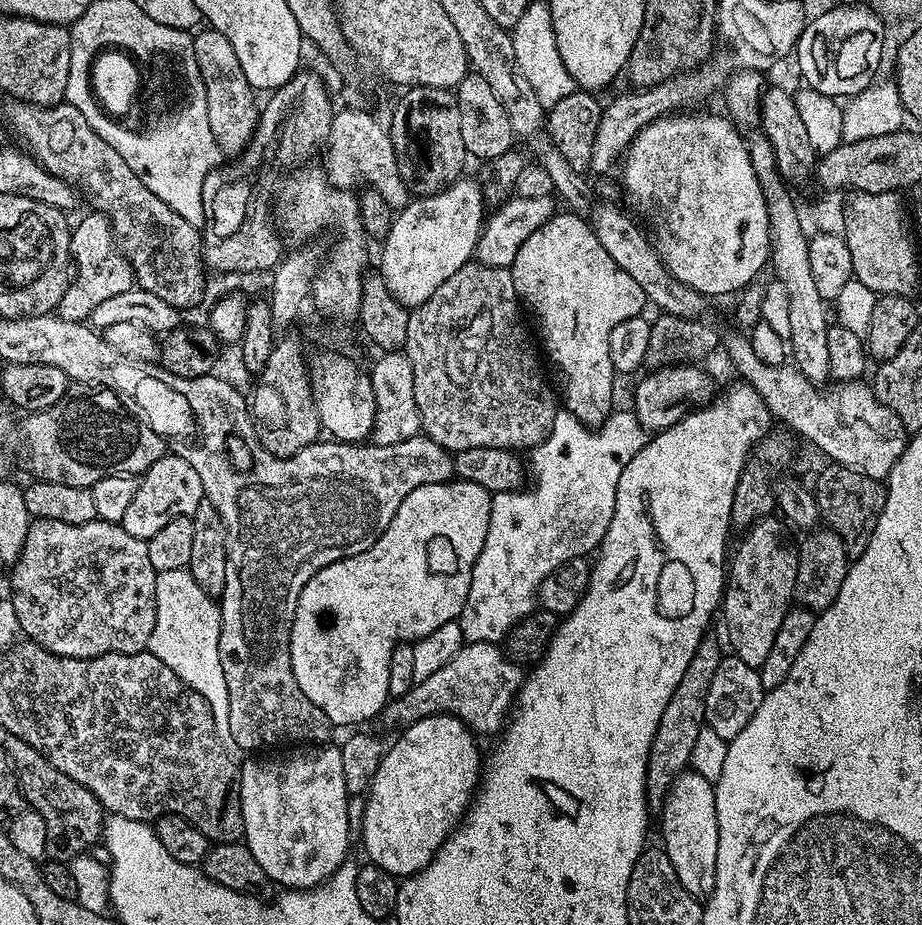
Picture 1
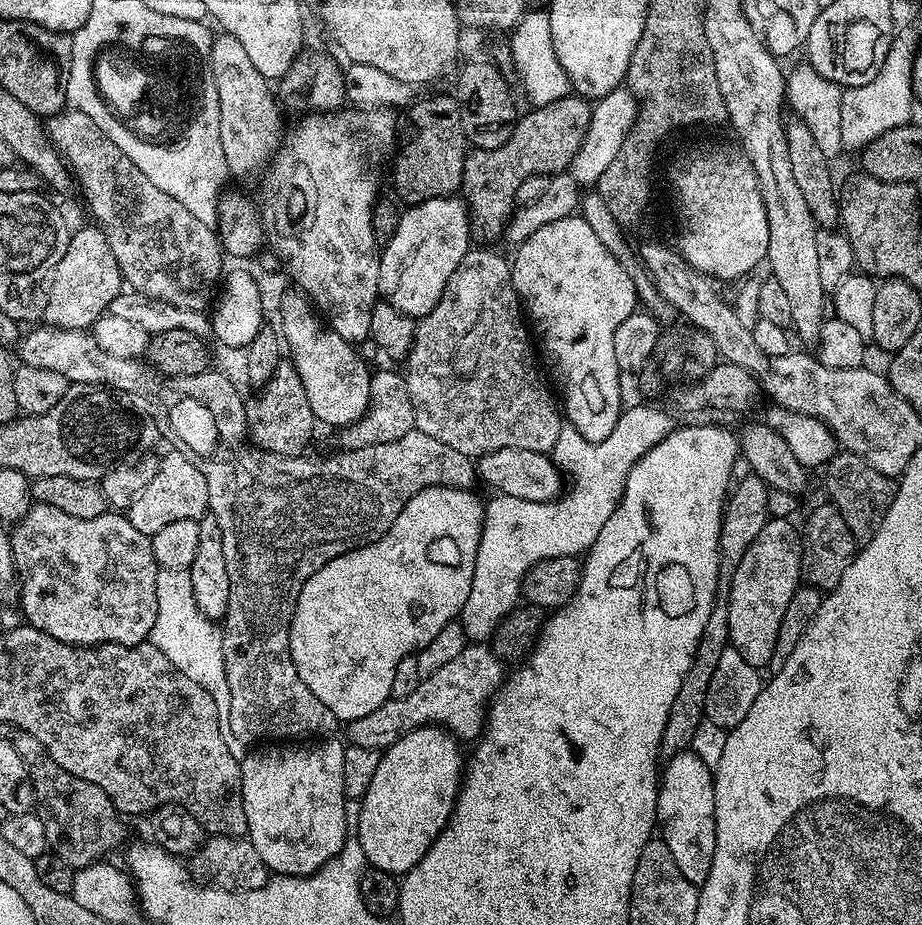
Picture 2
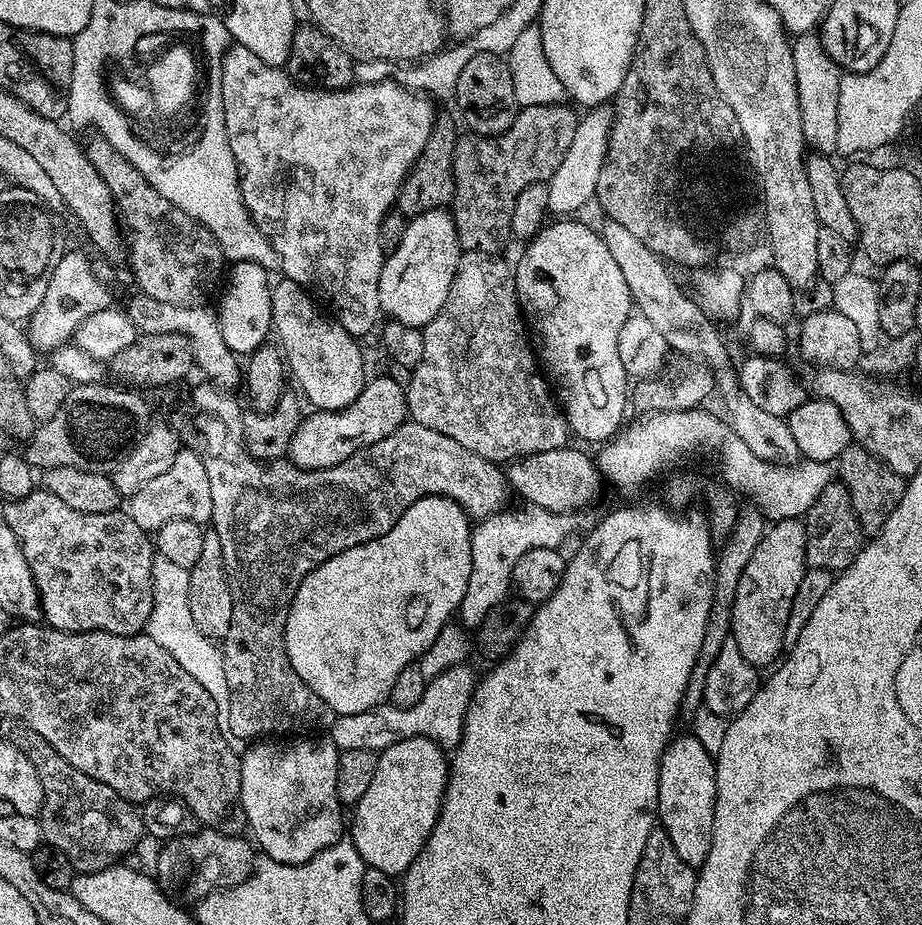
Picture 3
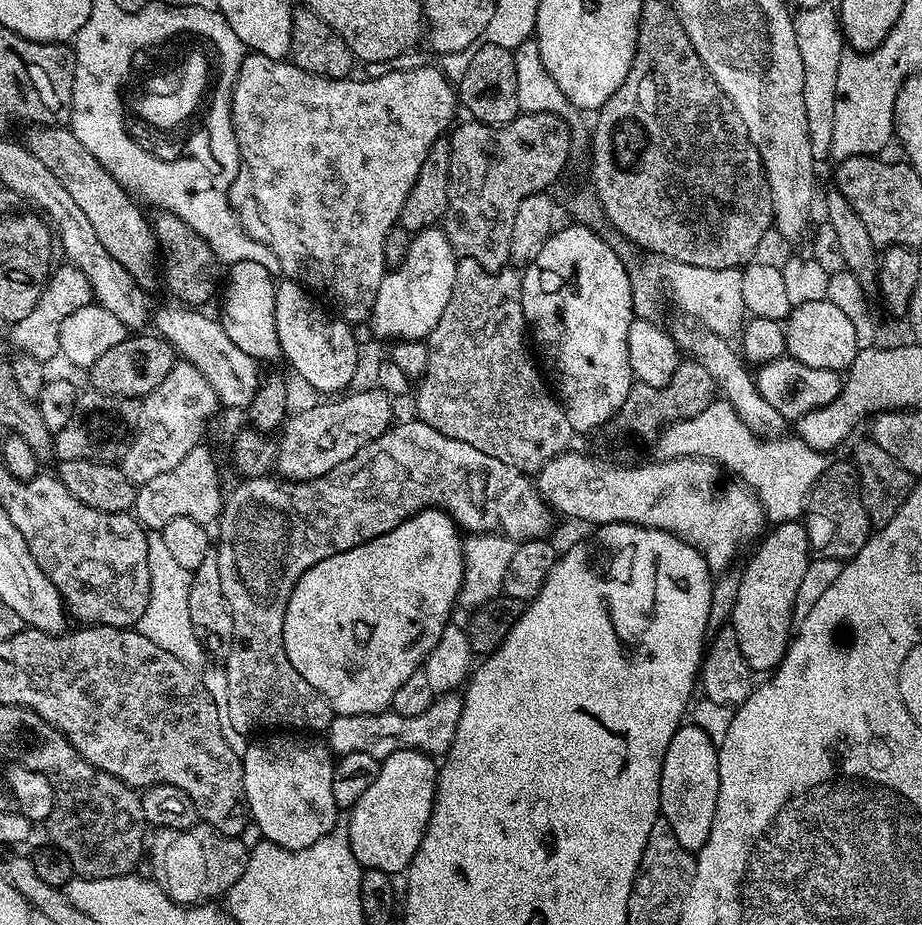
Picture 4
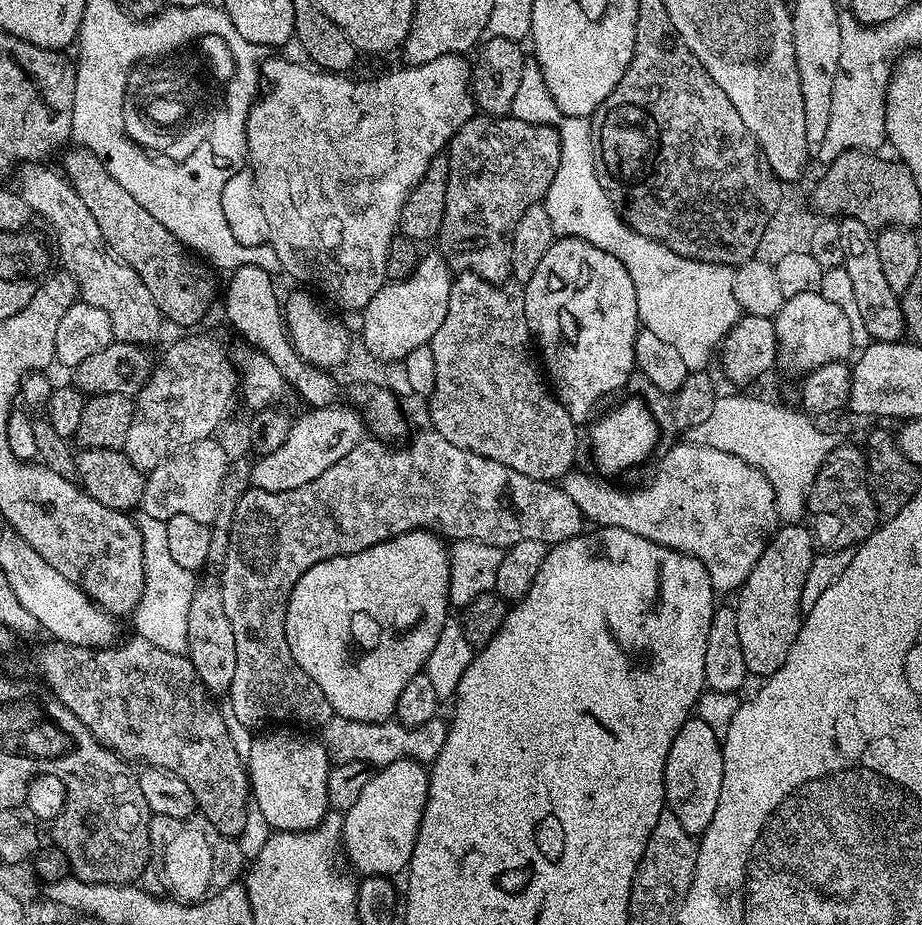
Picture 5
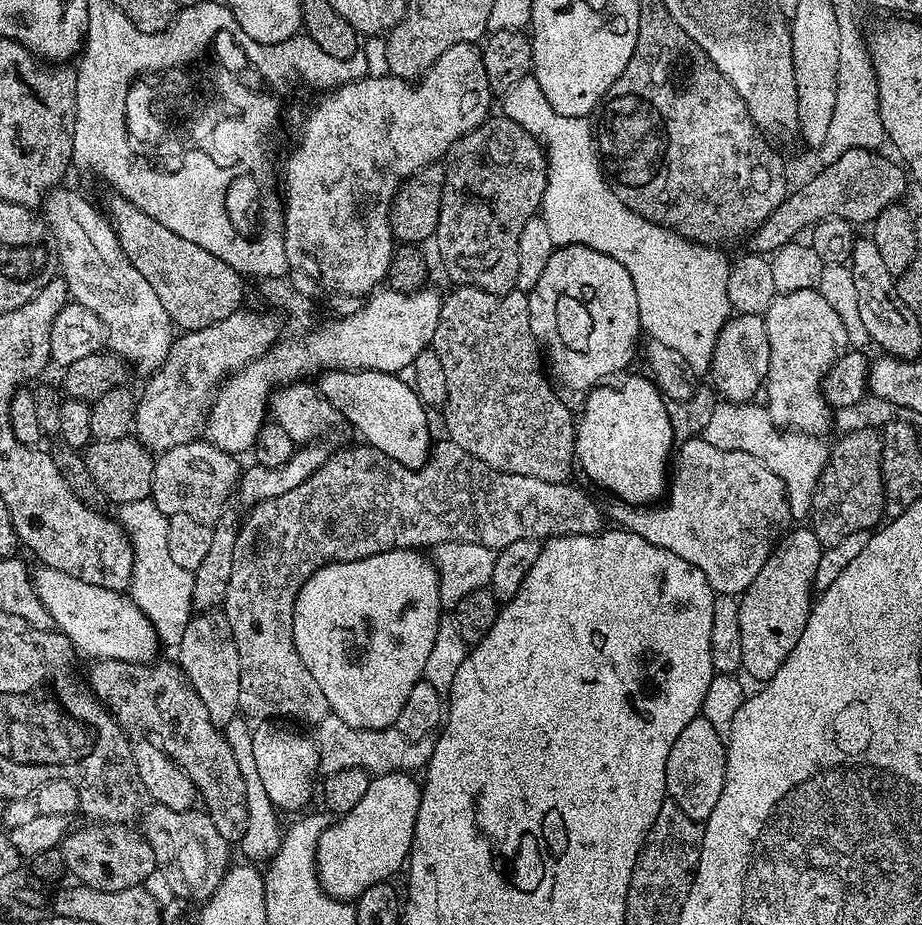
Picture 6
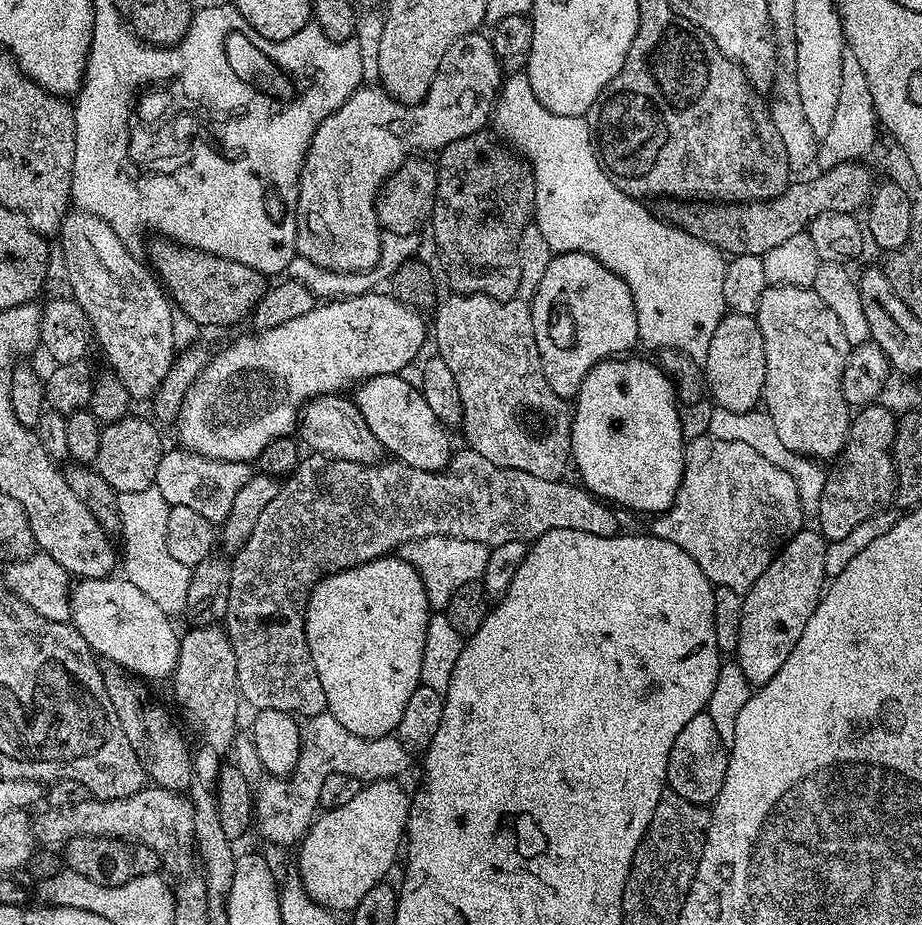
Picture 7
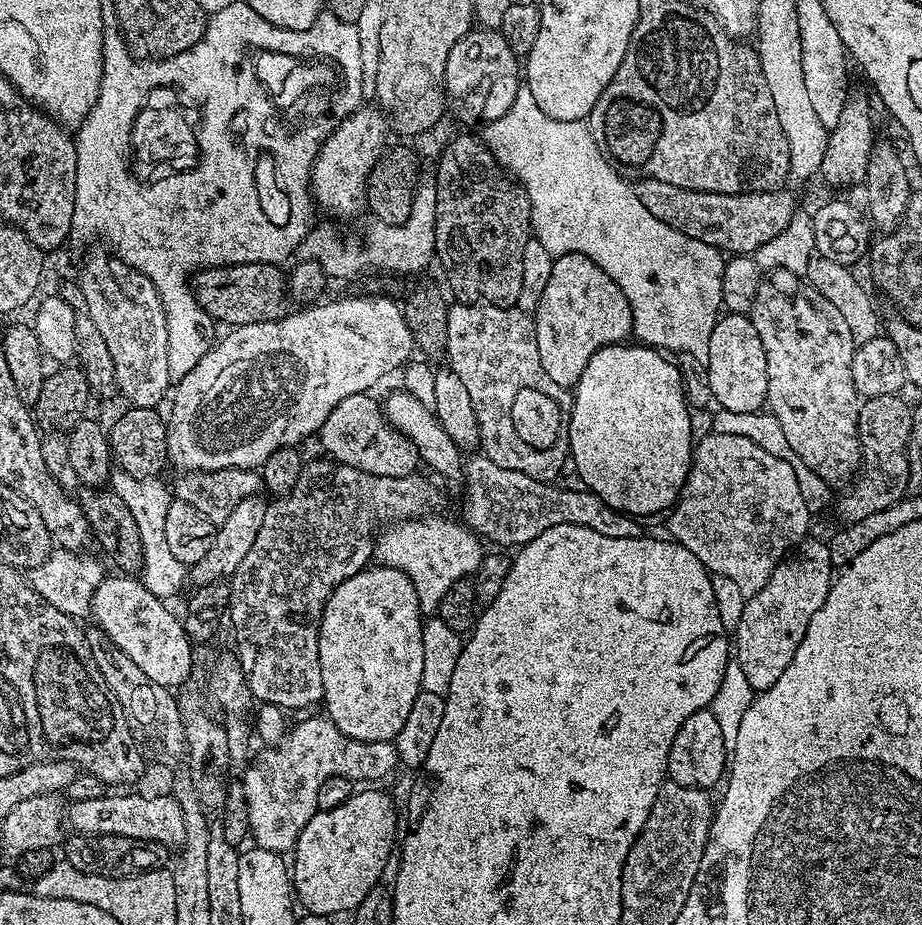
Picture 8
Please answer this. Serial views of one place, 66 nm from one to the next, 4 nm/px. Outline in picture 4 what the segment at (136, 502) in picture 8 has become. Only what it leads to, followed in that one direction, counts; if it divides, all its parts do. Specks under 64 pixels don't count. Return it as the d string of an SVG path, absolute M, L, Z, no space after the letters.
M152 530L148 532L148 561L150 562L150 602L146 602L146 614L142 614L138 630L150 642L162 646L162 650L167 650L174 654L182 663L190 669L200 670L204 664L205 645L200 643L198 634L192 629L190 622L190 582L192 574L186 570L186 566L178 566L177 560L170 554L170 549L166 546L166 538L163 531Z

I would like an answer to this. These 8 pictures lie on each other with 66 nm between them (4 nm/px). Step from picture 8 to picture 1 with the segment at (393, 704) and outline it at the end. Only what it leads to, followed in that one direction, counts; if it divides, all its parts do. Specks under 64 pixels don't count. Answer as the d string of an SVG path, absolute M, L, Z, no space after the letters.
M459 478L443 480L441 484L427 484L426 486L418 486L418 490L410 490L410 494L406 494L406 498L402 498L402 506L398 506L398 510L394 514L394 518L390 522L390 526L386 526L386 530L376 539L374 546L370 546L364 552L359 552L353 556L342 558L338 562L330 562L330 566L326 566L322 570L318 570L318 574L314 574L314 578L310 578L310 582L306 582L306 586L302 586L302 594L298 594L298 606L294 610L294 622L292 623L292 633L290 634L290 662L294 666L294 678L298 678L298 686L302 690L302 694L306 694L306 698L310 698L310 702L314 702L314 706L318 706L318 710L322 710L322 714L326 714L326 718L334 725L340 724L356 724L352 726L364 726L367 720L375 721L380 713L384 711L384 707L388 705L390 699L388 687L390 686L390 654L395 650L398 642L415 642L426 638L426 634L434 634L434 630L438 630L438 626L446 626L453 622L459 621L462 614L462 606L466 606L466 594L470 594L470 578L474 574L474 562L478 562L478 554L482 554L482 542L486 542L486 530L490 526L490 506L492 505L493 493L487 492L482 486L478 486L474 482L466 482Z

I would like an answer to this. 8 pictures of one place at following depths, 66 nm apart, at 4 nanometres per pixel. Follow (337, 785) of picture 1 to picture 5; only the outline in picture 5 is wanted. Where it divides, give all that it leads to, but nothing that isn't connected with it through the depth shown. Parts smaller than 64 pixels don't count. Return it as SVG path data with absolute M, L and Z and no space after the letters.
M276 726L276 727L273 727L273 728L276 728L276 729L273 730L273 732L261 731L259 734L256 734L256 735L261 734L261 736L256 736L256 737L253 738L252 745L249 746L248 752L247 752L247 748L246 748L246 767L247 767L247 770L248 770L248 782L249 782L249 785L250 785L250 796L251 796L251 799L254 801L255 811L256 811L256 808L257 808L257 810L260 811L261 818L264 819L265 822L269 824L269 826L270 826L269 829L275 830L277 832L305 832L306 830L310 830L311 828L316 828L322 822L322 818L324 817L324 815L327 814L328 811L330 810L329 807L328 807L328 795L326 794L326 778L328 777L328 769L330 767L330 757L329 757L329 754L328 754L328 751L326 751L324 749L323 743L321 743L321 741L319 739L317 739L317 737L316 737L316 740L315 740L315 738L312 737L312 736L303 736L303 734L300 733L300 732L303 732L303 731L297 730L295 727L292 727L292 726Z

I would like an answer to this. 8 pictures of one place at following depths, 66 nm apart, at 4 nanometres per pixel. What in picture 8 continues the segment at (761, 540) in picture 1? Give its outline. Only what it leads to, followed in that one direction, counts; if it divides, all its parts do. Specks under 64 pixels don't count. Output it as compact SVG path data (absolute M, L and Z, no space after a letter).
M812 539L801 540L794 551L780 561L774 574L770 574L770 582L766 582L766 586L762 586L758 594L749 596L744 601L742 622L738 622L734 633L734 660L742 666L753 693L765 692L767 688L774 686L774 682L778 682L786 666L790 666L790 658L794 658L794 650L798 650L806 634L806 626L810 626L810 618L814 618L814 614L826 602L826 594L834 579L834 567L827 543L823 539Z

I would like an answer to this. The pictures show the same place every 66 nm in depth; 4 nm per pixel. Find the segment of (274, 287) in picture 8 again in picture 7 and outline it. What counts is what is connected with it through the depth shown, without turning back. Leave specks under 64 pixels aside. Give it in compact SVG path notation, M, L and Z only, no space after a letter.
M167 238L153 240L156 241L148 248L147 259L154 265L175 307L198 326L209 324L212 328L228 328L239 320L247 321L256 304L264 299L266 283L263 274L256 269L259 267L186 248Z

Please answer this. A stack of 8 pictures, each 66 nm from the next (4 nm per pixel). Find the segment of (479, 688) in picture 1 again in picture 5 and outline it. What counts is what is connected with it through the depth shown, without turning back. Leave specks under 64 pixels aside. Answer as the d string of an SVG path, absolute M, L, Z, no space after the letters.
M334 714L330 722L322 725L322 732L324 732L322 743L329 757L337 764L361 760L373 769L379 770L390 762L418 760L421 764L428 766L438 758L442 746L446 746L448 720L440 719L433 718L425 724L419 724L417 728L407 728L395 719L382 722L358 722Z

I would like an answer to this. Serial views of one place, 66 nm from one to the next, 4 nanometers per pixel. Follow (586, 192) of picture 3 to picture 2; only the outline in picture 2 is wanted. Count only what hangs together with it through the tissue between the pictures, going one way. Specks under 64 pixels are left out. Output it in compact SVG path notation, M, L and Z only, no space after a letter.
M627 87L615 88L610 94L599 97L592 104L592 117L590 118L590 126L586 130L586 138L582 138L582 146L578 150L578 154L574 154L571 164L568 165L567 174L553 175L548 181L546 190L537 200L533 200L531 204L525 204L519 210L513 211L512 218L508 221L506 227L506 240L509 240L512 246L519 246L522 242L526 242L526 238L530 238L530 234L534 234L534 230L542 230L542 226L546 226L550 222L558 222L558 218L573 215L580 207L580 197L582 195L581 189L576 189L576 184L595 186L600 181L602 174L606 174L606 166L610 166L610 162L614 162L614 158L618 158L618 150L622 148L624 137L632 129L632 123L636 119L638 119L638 105L635 96L628 91Z

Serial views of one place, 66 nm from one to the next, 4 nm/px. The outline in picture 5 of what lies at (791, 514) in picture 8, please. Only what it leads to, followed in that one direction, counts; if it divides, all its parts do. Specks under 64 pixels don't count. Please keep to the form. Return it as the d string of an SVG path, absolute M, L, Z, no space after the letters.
M691 442L674 445L661 458L652 481L633 492L611 484L613 481L603 475L593 475L571 470L562 477L564 492L574 498L574 503L582 510L587 521L592 523L593 520L600 528L625 528L630 530L630 534L638 534L675 552L687 552L702 562L702 566L706 566L706 574L717 593L735 593L744 585L750 570L754 570L758 558L762 558L762 550L766 550L776 529L782 524L776 509L776 495L766 474L750 466L750 462L742 462L742 458L734 458L734 454L726 454L710 446Z

